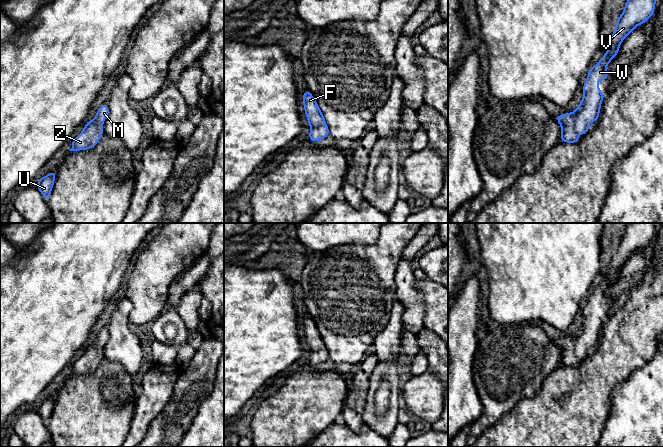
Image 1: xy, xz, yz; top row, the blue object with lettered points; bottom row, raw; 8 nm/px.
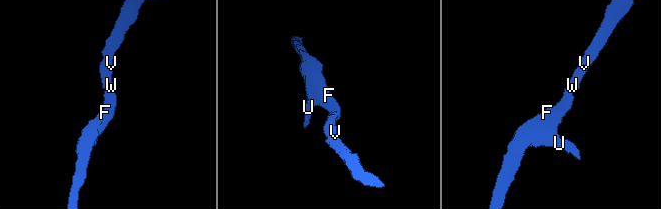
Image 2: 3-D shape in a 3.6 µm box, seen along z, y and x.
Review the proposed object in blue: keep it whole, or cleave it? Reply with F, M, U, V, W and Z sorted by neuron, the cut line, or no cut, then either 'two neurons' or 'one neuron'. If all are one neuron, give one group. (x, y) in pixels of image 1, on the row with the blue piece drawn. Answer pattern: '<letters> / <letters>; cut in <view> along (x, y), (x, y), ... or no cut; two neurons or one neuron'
F M U V W Z; no cut; one neuron

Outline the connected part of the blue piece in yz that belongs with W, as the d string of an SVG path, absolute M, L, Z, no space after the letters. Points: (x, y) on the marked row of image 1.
M628 0L610 39L610 46L600 61L589 69L588 77L583 85L583 99L573 113L564 113L555 119L561 125L561 142L575 143L579 133L587 134L588 125L598 120L601 103L605 97L601 93L598 82L609 79L606 67L618 54L621 42L639 24L644 24L654 15L656 0Z

